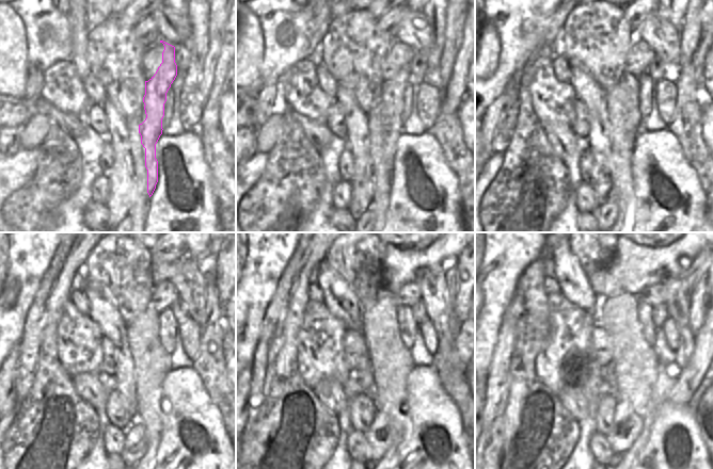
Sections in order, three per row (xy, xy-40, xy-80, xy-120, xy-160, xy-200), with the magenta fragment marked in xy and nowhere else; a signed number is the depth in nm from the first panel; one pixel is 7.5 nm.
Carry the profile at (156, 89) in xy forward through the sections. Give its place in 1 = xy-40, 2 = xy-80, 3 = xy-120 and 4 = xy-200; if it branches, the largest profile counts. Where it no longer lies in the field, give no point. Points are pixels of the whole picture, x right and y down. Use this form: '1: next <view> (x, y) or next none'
1: next xy-40 (390, 129)
2: next xy-80 (631, 131)
3: next xy-120 (155, 372)
4: next xy-200 (642, 366)

